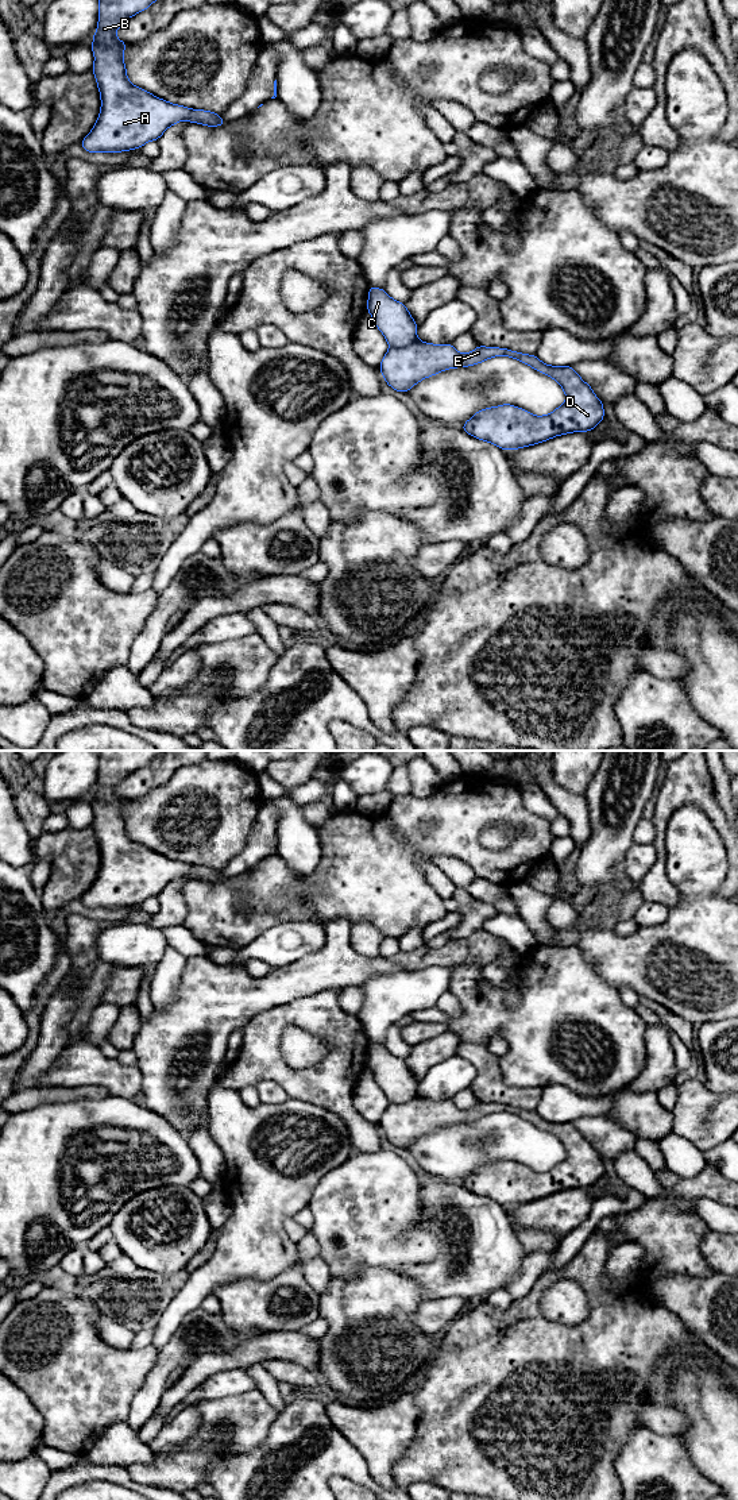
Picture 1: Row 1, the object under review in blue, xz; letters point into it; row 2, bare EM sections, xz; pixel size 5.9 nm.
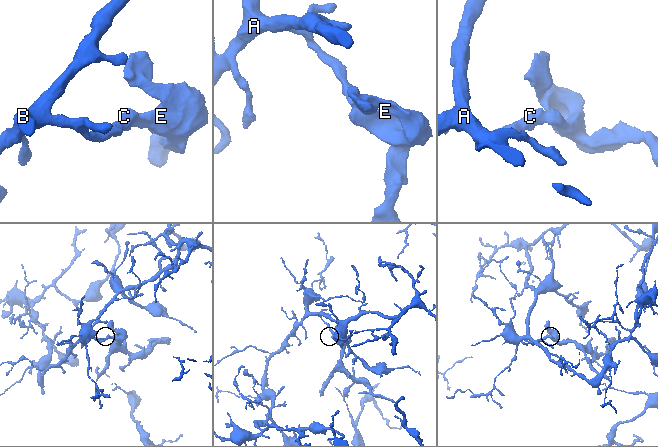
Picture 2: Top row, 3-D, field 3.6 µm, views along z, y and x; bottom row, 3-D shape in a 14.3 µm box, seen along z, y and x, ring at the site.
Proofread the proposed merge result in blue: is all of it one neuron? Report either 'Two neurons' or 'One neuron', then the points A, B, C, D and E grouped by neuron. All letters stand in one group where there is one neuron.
Two neurons. Groups: A B C / D E

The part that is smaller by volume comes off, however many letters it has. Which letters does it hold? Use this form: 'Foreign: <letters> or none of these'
Foreign: D, E

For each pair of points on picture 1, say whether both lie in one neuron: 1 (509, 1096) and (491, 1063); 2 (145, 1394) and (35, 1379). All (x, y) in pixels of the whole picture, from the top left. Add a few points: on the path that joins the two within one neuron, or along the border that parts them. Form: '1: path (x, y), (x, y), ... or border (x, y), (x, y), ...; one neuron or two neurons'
1: path (501, 1088), (491, 1079), (491, 1071); one neuron
2: border (153, 1364), (124, 1421); two neurons

